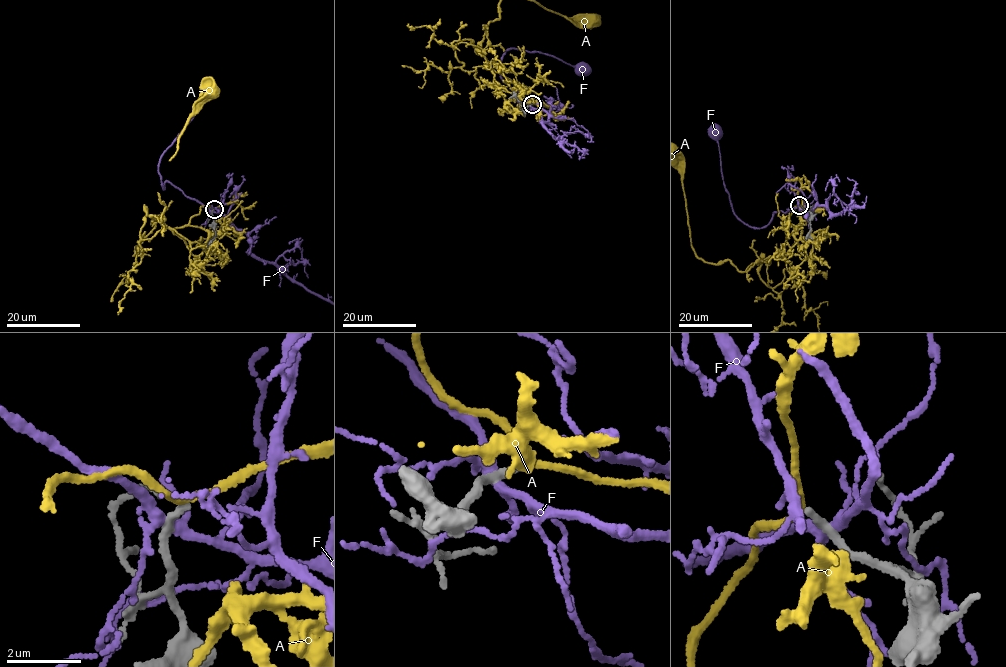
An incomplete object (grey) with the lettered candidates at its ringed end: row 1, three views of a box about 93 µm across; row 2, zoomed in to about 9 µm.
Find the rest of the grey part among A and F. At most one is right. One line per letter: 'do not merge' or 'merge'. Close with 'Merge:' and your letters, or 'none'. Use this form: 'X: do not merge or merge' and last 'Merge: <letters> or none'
A: do not merge
F: do not merge
Merge: none

